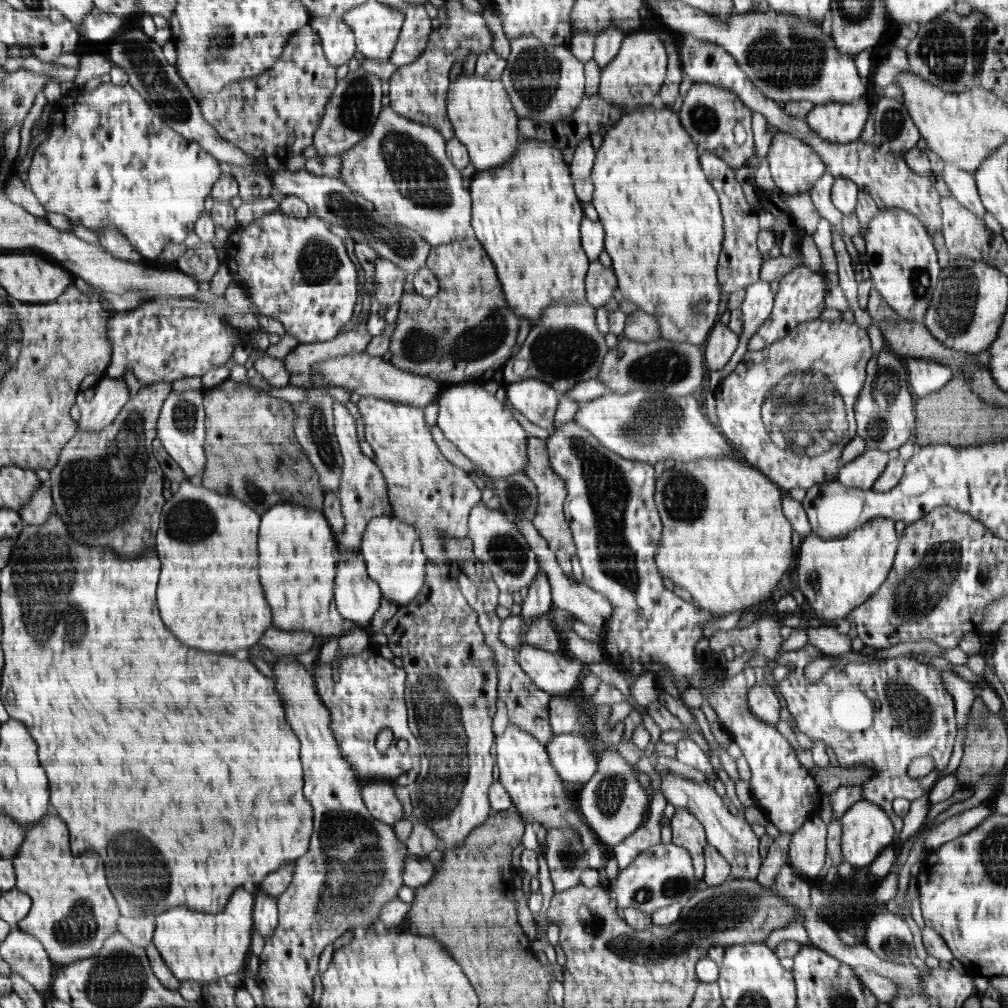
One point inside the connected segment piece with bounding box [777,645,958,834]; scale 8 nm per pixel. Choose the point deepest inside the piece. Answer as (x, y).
(884, 714)

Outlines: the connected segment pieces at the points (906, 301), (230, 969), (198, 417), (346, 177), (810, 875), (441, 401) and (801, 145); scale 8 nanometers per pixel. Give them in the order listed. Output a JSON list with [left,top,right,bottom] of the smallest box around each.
[[863,209,942,322],[153,888,252,982],[157,391,206,478],[340,106,470,247],[788,813,827,881],[435,381,528,479],[767,133,825,195]]

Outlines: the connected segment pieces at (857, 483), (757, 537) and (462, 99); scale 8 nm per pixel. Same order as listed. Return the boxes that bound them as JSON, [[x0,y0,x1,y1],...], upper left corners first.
[[836,450,888,490],[655,459,797,617],[447,71,519,171]]

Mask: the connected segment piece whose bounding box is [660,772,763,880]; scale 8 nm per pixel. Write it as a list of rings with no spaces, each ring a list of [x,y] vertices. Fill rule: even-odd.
[[[662,772],[660,780],[662,781],[661,793],[675,808],[688,808],[690,812],[697,816],[697,819],[705,827],[705,835],[708,837],[708,843],[713,846],[731,866],[730,879],[752,879],[756,880],[759,873],[762,858],[760,857],[759,837],[752,831],[750,824],[741,817],[736,818],[728,811],[724,804],[723,797],[718,796],[713,786],[708,783],[697,784],[692,780],[686,780],[676,774]]]

